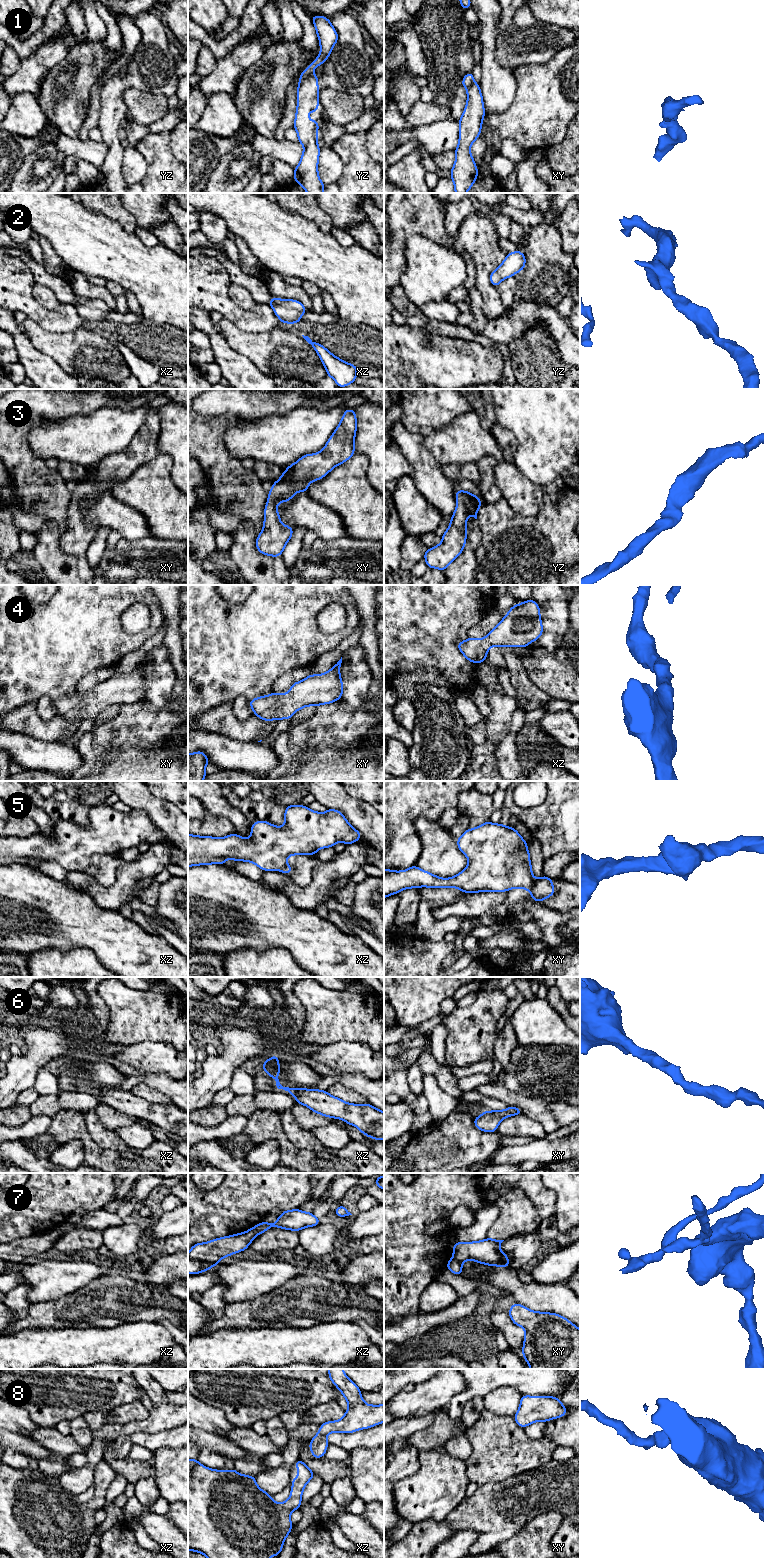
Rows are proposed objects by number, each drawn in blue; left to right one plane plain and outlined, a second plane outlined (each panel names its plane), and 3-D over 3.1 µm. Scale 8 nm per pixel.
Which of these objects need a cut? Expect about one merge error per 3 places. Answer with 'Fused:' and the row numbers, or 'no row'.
Fused: 1, 7

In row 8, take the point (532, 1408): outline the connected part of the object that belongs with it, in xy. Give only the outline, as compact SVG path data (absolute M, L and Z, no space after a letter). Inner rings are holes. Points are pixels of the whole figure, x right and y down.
M522 1395L514 1418L517 1425L524 1428L537 1421L546 1422L563 1417L566 1413L567 1409L559 1398Z

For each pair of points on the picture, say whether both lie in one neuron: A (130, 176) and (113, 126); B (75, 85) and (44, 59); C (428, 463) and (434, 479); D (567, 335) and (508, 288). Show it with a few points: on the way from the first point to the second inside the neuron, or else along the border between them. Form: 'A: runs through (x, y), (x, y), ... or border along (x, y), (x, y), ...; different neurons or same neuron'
A: border along (124, 147), (122, 155), (123, 178); different neurons
B: border along (70, 50), (50, 71); different neurons
C: runs through (428, 467), (430, 475); same neuron
D: border along (518, 293), (514, 301), (506, 307); different neurons

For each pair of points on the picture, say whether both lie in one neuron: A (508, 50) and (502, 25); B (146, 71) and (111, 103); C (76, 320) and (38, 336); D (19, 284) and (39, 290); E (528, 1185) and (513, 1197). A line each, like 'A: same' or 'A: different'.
A: different
B: same
C: different
D: different
E: different

